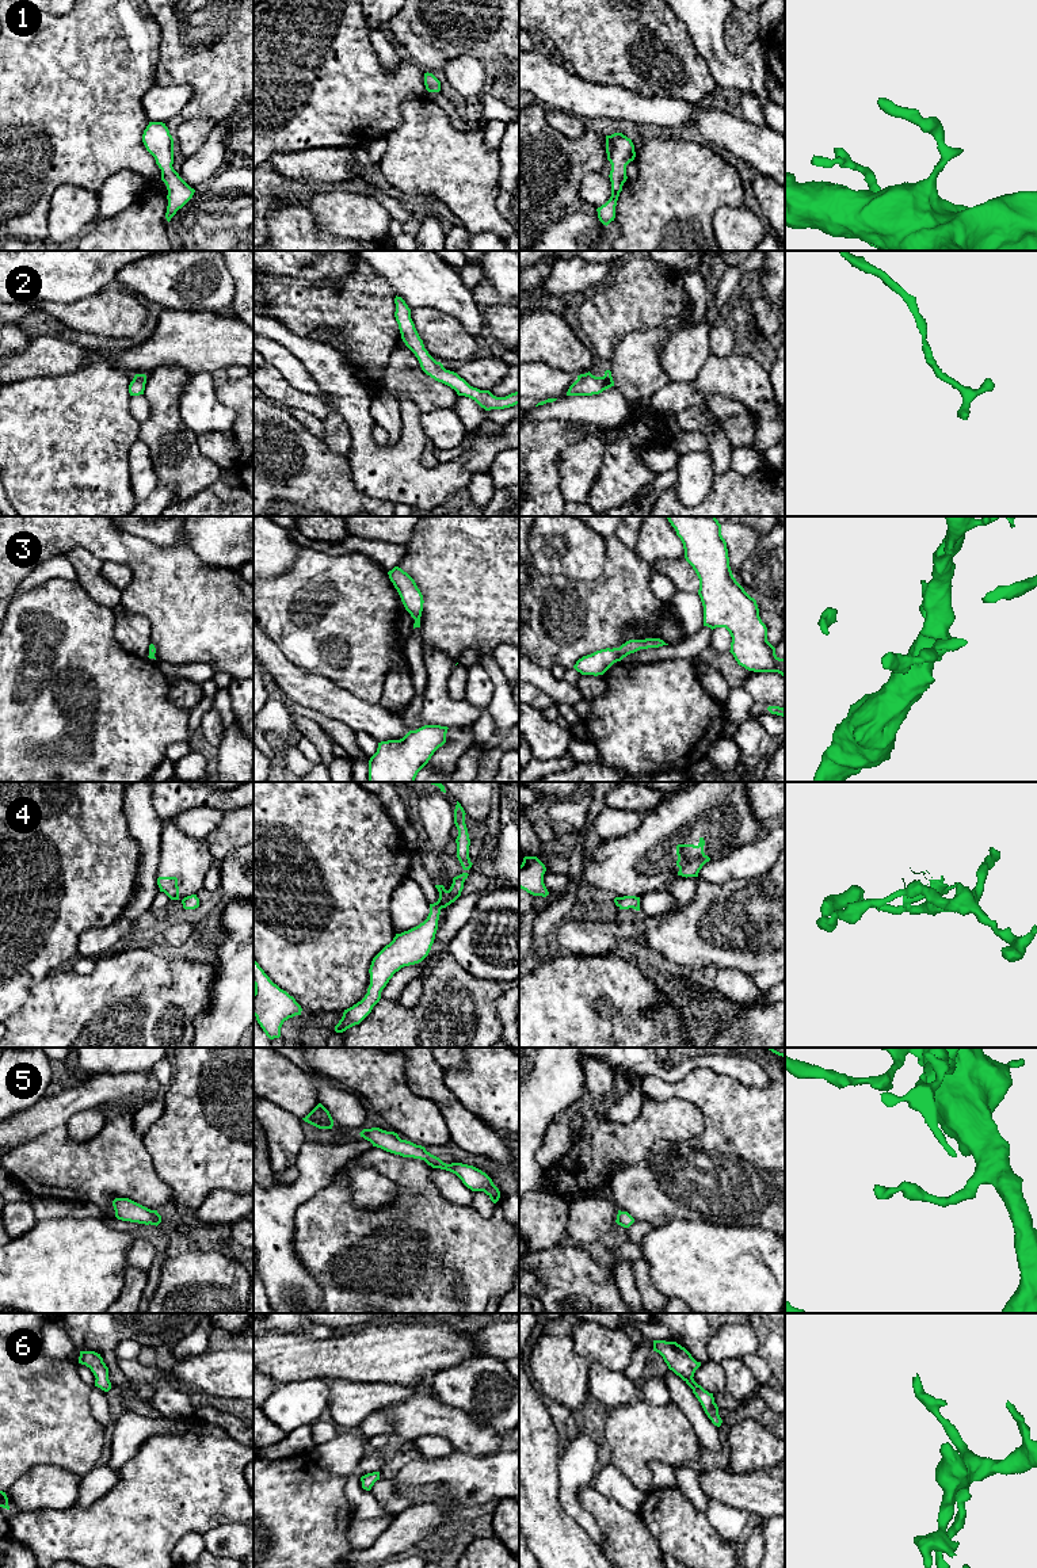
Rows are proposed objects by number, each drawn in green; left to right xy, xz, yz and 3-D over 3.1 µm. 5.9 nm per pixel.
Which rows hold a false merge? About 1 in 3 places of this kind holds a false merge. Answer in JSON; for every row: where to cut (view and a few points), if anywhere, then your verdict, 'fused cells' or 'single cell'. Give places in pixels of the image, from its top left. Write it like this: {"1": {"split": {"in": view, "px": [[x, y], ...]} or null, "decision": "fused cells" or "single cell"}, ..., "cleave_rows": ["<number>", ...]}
{"1": {"split": null, "decision": "single cell"}, "2": {"split": null, "decision": "single cell"}, "3": {"split": null, "decision": "single cell"}, "4": {"split": {"in": "xz", "px": [[449, 892], [439, 896]]}, "decision": "fused cells"}, "5": {"split": null, "decision": "single cell"}, "6": {"split": null, "decision": "single cell"}, "cleave_rows": ["4"]}

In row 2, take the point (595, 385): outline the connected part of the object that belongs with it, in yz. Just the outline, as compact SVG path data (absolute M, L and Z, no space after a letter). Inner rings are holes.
M606 370L603 377L595 377L590 371L577 375L577 379L569 386L567 396L592 396L614 386L611 371Z

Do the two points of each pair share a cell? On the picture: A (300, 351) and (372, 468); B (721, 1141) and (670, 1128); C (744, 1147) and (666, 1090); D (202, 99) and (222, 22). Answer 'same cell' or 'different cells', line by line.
A: same cell
B: different cells
C: same cell
D: same cell

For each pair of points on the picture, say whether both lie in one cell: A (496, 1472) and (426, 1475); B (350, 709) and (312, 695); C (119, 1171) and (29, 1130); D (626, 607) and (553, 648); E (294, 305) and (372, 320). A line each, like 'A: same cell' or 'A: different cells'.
A: same cell
B: same cell
C: different cells
D: same cell
E: same cell

